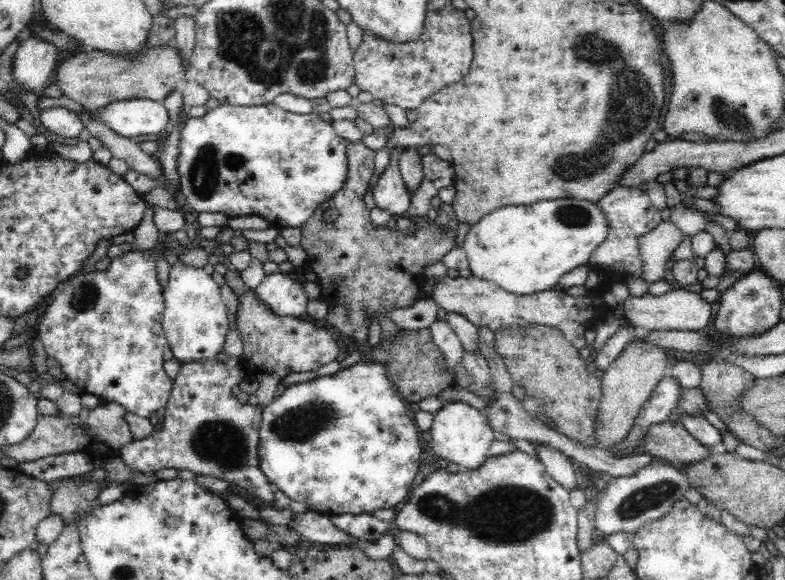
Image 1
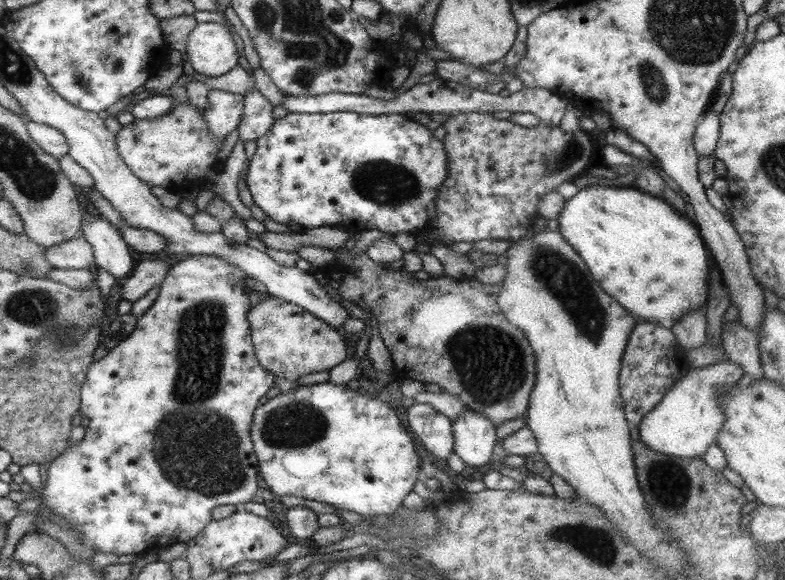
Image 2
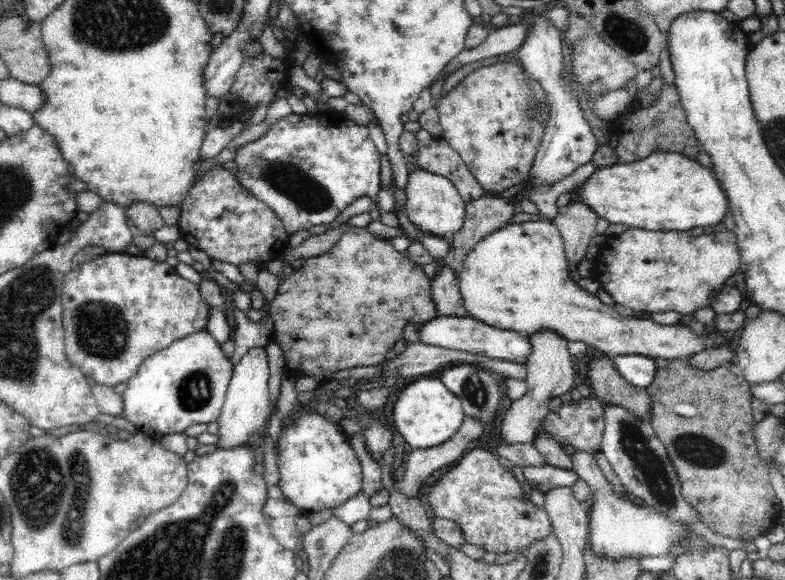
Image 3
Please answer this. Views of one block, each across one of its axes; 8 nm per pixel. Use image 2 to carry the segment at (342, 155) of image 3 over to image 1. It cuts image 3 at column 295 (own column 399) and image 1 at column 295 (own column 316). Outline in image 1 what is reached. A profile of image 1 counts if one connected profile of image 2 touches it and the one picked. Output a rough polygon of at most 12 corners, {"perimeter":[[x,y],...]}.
{"perimeter":[[222,104],[180,136],[192,212],[302,228],[344,186],[318,114]]}

